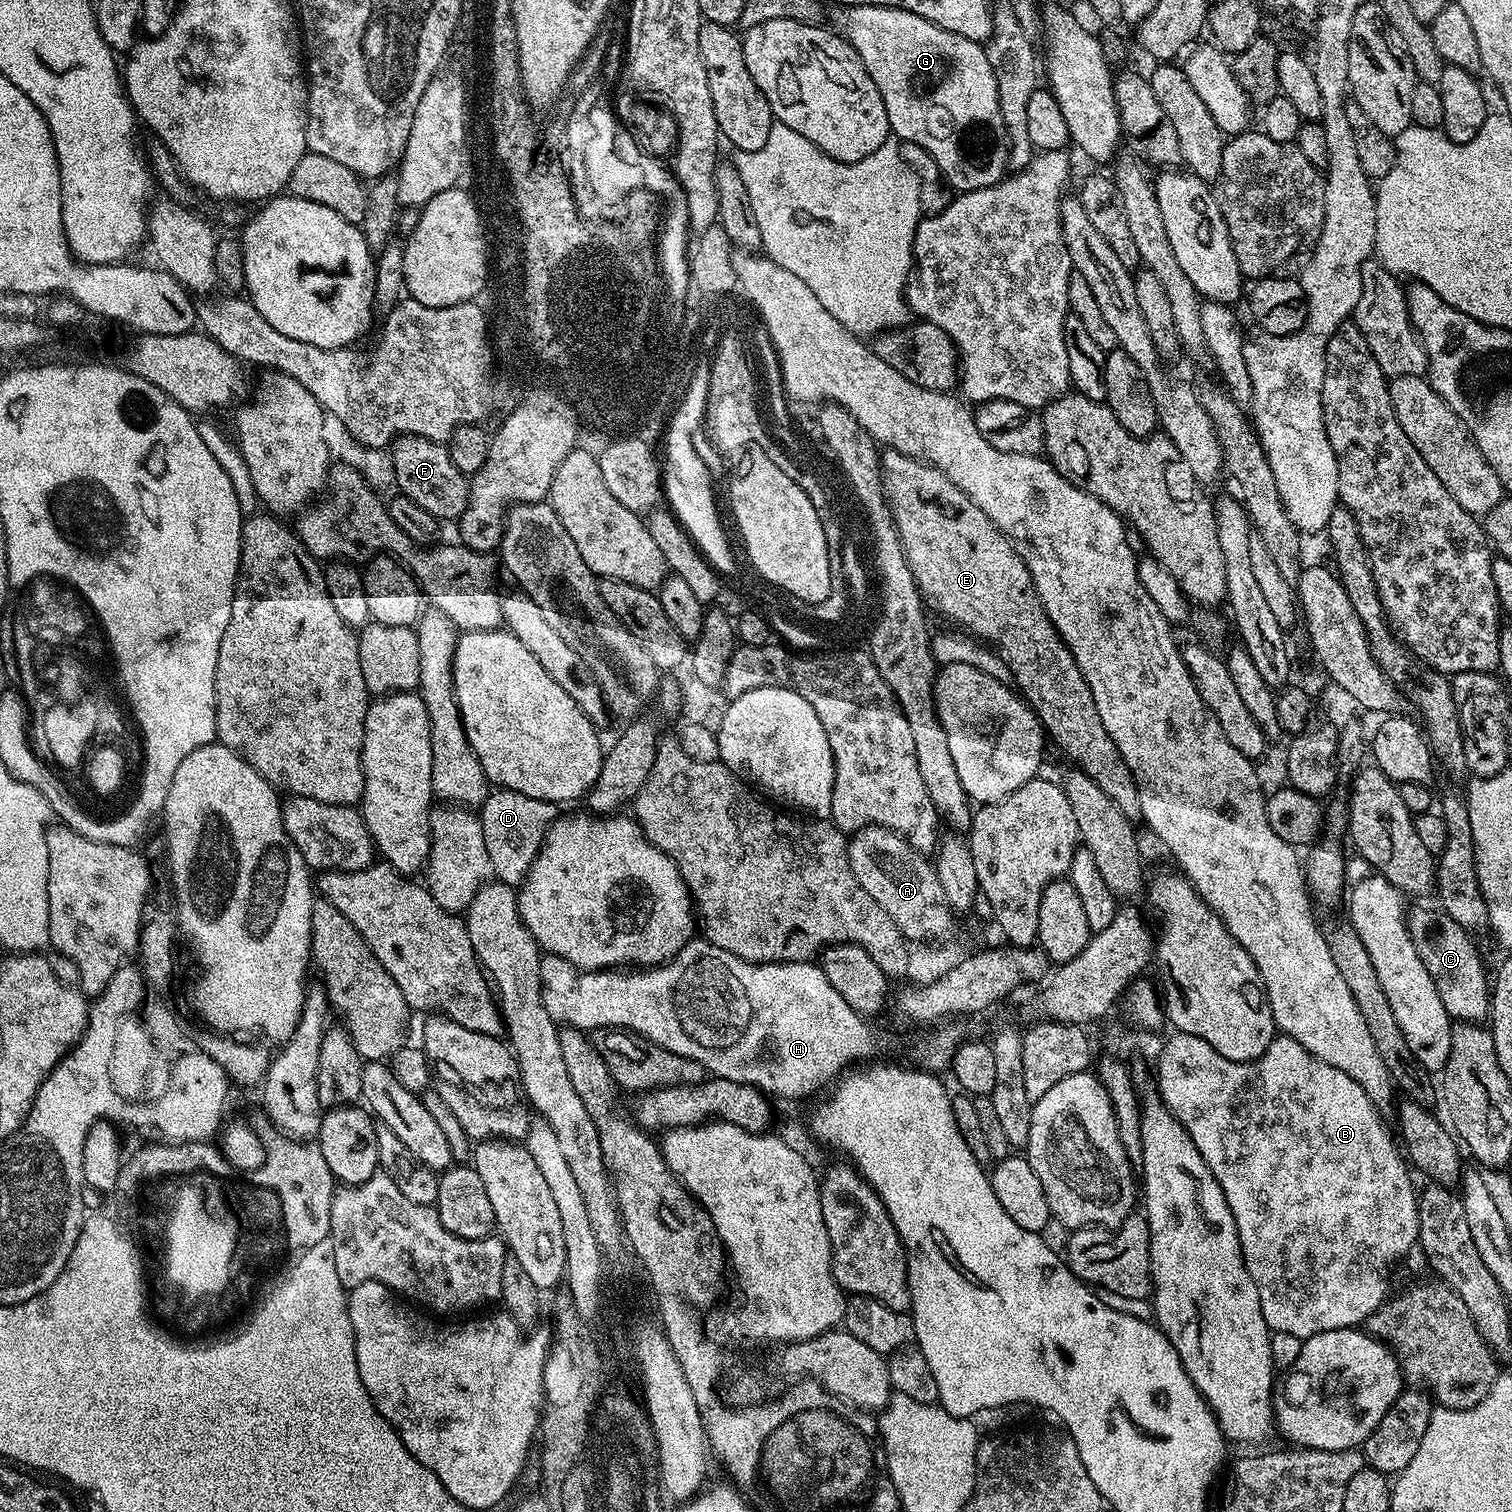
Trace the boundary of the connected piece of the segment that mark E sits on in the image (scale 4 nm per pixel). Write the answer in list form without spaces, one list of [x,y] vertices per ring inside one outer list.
[[[888,450],[881,455],[880,467],[883,469],[884,499],[887,500],[888,507],[892,510],[892,520],[896,524],[896,532],[900,535],[900,545],[904,547],[904,558],[908,563],[908,569],[912,571],[912,577],[916,580],[916,585],[923,599],[929,605],[932,603],[946,619],[953,620],[956,624],[961,624],[965,628],[965,630],[963,629],[965,633],[987,642],[1000,654],[1002,659],[1005,660],[1006,665],[1010,666],[1015,680],[1015,687],[1023,696],[1028,707],[1035,712],[1036,719],[1039,720],[1040,727],[1044,729],[1047,739],[1051,743],[1053,740],[1073,760],[1072,764],[1077,769],[1080,769],[1092,778],[1102,788],[1103,793],[1117,803],[1118,809],[1122,810],[1122,814],[1128,820],[1133,822],[1139,821],[1141,819],[1140,803],[1138,802],[1138,790],[1136,789],[1134,778],[1130,774],[1130,770],[1126,766],[1126,762],[1122,758],[1118,746],[1114,746],[1114,738],[1110,738],[1110,734],[1106,734],[1106,726],[1102,726],[1102,718],[1098,714],[1098,706],[1094,706],[1094,694],[1090,690],[1090,686],[1086,682],[1082,670],[1078,670],[1075,658],[1070,654],[1067,646],[1064,645],[1063,638],[1056,633],[1056,628],[1050,622],[1050,618],[1038,598],[1034,582],[1028,573],[1028,567],[1022,562],[1022,558],[1016,552],[1016,548],[1011,540],[1002,534],[1002,530],[998,530],[998,526],[994,526],[994,522],[990,522],[990,518],[986,518],[986,514],[982,514],[982,510],[978,510],[978,506],[974,506],[974,502],[970,502],[970,498],[966,498],[966,494],[962,494],[962,490],[958,490],[958,486],[954,486],[954,482],[950,482],[950,478],[946,478],[944,472],[939,472],[931,464],[923,460],[916,460],[913,456],[907,456],[901,452]]]

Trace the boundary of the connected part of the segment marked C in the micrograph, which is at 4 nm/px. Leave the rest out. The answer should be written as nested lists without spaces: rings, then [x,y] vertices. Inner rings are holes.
[[[1443,911],[1416,912],[1408,916],[1410,938],[1422,966],[1434,978],[1434,990],[1446,1006],[1446,1014],[1456,1022],[1484,1022],[1490,1016],[1490,976],[1484,973],[1480,952],[1473,937],[1454,918],[1445,916]]]

